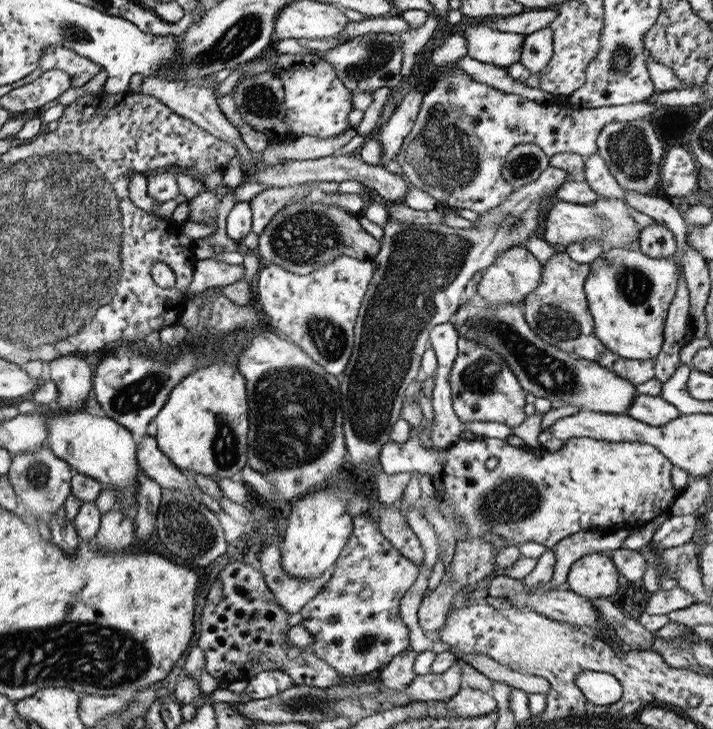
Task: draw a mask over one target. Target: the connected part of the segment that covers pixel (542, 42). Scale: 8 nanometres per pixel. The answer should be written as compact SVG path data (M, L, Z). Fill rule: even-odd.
M548 27L525 35L519 62L530 72L541 72L552 55L552 35Z

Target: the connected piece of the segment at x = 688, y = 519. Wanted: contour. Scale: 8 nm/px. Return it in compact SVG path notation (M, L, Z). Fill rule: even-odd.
M692 514L668 516L653 532L648 544L662 548L662 550L681 546L681 544L694 539L696 528L696 518Z

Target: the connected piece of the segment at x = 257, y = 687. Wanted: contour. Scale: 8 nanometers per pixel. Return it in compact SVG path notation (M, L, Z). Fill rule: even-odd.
M263 670L246 681L243 692L249 699L262 699L275 696L291 686L292 680L286 672Z

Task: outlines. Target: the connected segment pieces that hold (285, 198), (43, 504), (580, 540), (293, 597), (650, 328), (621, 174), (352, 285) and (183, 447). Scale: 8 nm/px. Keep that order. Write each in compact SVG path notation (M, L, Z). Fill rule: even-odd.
M271 187L263 189L249 200L251 217L251 232L259 236L263 227L275 216L279 209L295 201L321 202L324 192L317 187Z
M41 445L34 451L23 451L12 455L7 476L15 496L17 496L21 518L30 523L35 518L49 518L59 508L63 508L64 502L70 493L70 478L73 471L64 460L54 455L54 452L47 446Z
M593 527L562 538L553 549L555 564L549 584L545 589L551 590L566 581L570 564L590 552L611 552L617 550L623 540L633 531L633 527Z
M275 545L261 546L257 550L259 552L255 555L259 556L260 571L267 588L273 595L272 599L289 615L300 612L301 608L318 594L323 585L329 582L330 571L325 571L319 576L311 577L309 580L290 577L281 566L280 550Z
M613 247L590 264L583 283L594 335L609 352L627 360L655 358L663 342L664 322L671 299L678 290L678 264L673 259L654 259L639 250Z
M647 119L611 121L599 129L595 139L596 151L603 157L607 172L623 190L634 190L642 195L661 195L659 167L663 144L657 139L657 133L658 125Z
M345 255L336 256L316 271L306 275L298 275L279 265L268 264L260 266L255 274L253 292L256 298L254 300L261 304L261 310L266 318L269 318L269 324L277 330L278 334L306 352L315 364L325 369L327 374L338 378L345 370L352 351L355 318L357 318L361 299L369 286L373 271L372 260L360 261Z
M227 354L224 358L220 359L219 364L209 365L197 370L193 370L189 375L185 376L172 390L169 392L168 400L165 401L163 407L154 416L155 421L155 435L154 440L156 447L171 461L174 467L177 467L182 473L187 473L187 470L193 470L193 472L199 472L203 476L210 478L237 478L240 470L243 466L246 466L246 448L247 446L247 398L245 380L243 376L239 375L239 369L237 369L237 363L234 362L235 358L232 354Z

